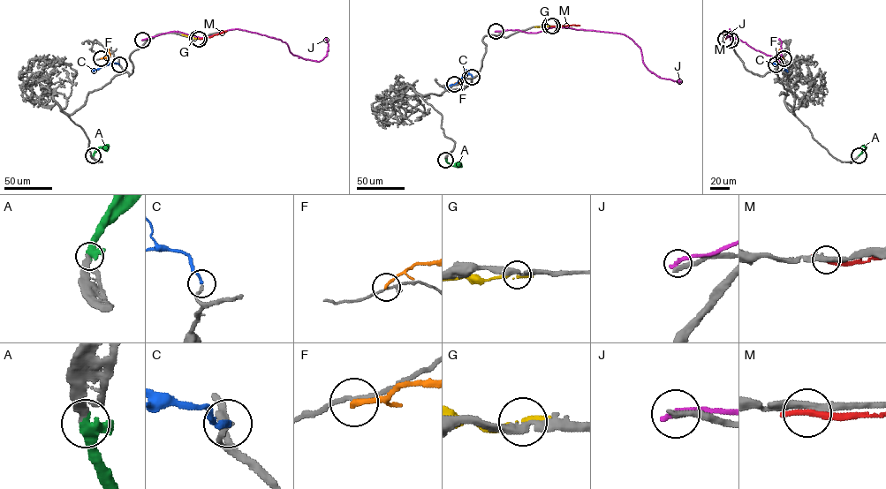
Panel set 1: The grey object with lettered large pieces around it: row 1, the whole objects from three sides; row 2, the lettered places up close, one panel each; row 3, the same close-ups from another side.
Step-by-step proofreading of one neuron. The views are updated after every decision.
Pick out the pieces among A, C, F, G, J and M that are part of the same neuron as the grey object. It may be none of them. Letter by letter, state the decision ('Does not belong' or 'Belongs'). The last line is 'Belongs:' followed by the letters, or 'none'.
A: Belongs
C: Belongs
F: Does not belong
G: Does not belong
J: Does not belong
M: Does not belong
Belongs: A, C

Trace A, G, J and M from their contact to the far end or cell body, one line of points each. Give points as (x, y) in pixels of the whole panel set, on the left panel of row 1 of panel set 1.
A: (93, 155), (99, 147), (109, 146)
G: (197, 38), (181, 34)
J: (142, 40), (173, 31), (202, 38), (240, 29), (280, 39), (293, 55), (318, 62), (327, 54), (325, 39)
M: (199, 39), (226, 31)

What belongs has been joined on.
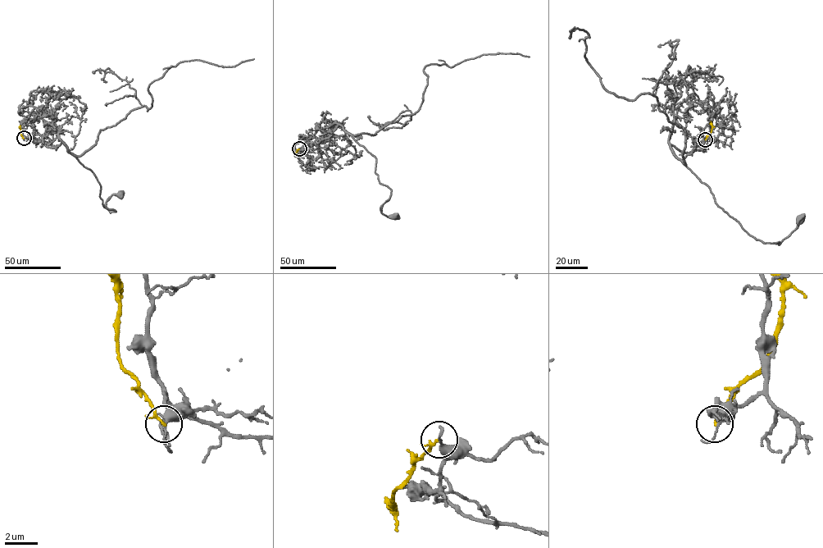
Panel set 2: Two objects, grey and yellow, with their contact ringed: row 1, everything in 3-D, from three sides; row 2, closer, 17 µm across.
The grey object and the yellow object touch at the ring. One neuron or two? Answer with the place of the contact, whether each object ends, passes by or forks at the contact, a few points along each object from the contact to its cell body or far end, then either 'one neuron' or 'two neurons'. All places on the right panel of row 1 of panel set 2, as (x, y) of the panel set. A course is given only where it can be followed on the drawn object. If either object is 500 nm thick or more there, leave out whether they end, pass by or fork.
place (705, 139); grey passes by; yellow passes by; course grey (705, 139), (710, 110), (694, 102), (677, 103), (669, 144), (718, 206), (764, 243), (779, 243), (800, 219); course yellow (705, 139), (711, 131), (710, 121); two neurons

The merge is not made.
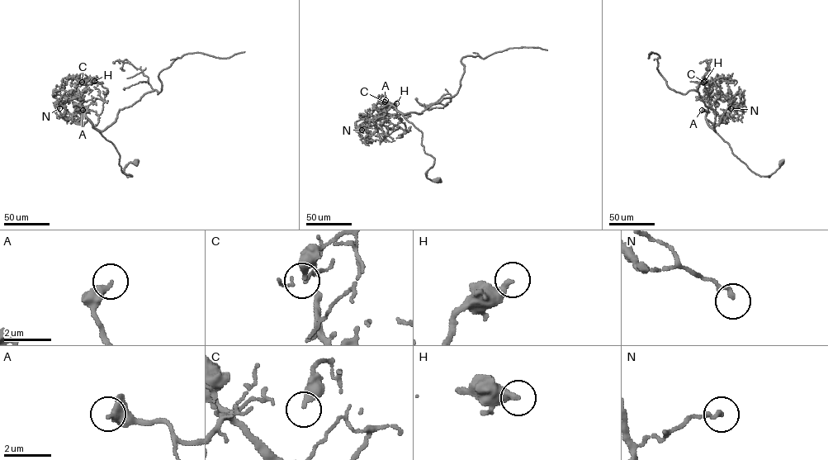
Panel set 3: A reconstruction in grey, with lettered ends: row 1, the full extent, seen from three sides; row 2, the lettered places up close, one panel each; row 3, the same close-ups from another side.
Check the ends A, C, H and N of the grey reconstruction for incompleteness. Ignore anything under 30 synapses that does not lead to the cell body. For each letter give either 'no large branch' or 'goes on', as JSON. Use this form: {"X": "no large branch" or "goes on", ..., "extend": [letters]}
{"A": "no large branch", "C": "no large branch", "H": "goes on", "N": "no large branch", "extend": ["H"]}

